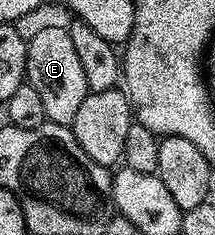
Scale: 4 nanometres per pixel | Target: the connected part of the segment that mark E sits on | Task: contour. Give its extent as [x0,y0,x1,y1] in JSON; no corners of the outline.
[26,27,88,124]

